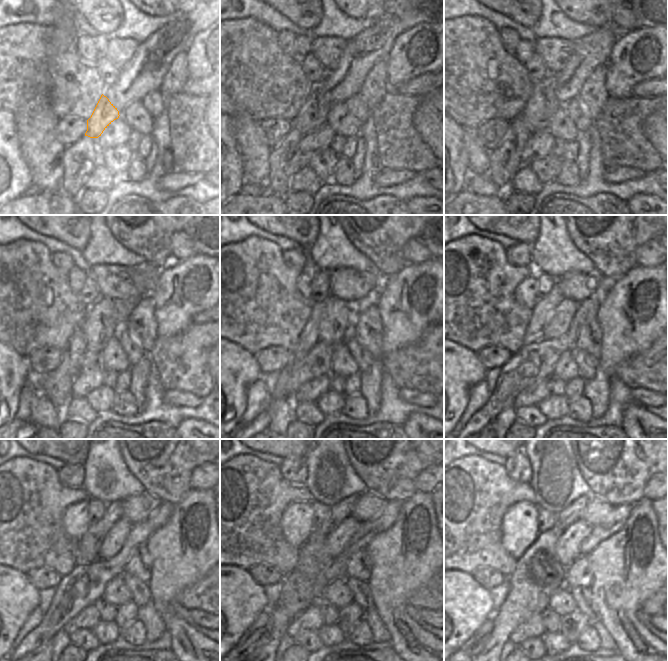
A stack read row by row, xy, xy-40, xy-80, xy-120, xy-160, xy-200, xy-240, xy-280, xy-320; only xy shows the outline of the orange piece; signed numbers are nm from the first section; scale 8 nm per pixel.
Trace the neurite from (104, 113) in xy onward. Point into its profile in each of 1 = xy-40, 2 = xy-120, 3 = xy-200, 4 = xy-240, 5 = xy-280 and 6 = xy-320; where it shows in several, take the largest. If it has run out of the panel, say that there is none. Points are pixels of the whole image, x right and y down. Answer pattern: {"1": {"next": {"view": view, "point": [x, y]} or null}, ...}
{"1": {"next": {"view": "xy-40", "point": [312, 116]}}, "2": {"next": {"view": "xy-120", "point": [102, 323]}}, "3": {"next": {"view": "xy-200", "point": [560, 320]}}, "4": {"next": {"view": "xy-240", "point": [114, 540]}}, "5": {"next": {"view": "xy-280", "point": [337, 541]}}, "6": {"next": {"view": "xy-320", "point": [568, 546]}}}

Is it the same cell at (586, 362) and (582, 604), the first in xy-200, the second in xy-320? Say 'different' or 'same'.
same

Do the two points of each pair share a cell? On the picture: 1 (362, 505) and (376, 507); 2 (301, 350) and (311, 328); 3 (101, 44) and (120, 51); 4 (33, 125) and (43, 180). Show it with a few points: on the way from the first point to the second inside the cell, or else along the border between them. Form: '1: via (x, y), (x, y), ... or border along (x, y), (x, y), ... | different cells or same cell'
1: via (365, 505), (373, 505) | same cell
2: via (304, 345), (310, 333) | same cell
3: via (106, 46), (115, 49) | same cell
4: via (37, 139), (38, 146), (43, 155), (43, 166) | same cell

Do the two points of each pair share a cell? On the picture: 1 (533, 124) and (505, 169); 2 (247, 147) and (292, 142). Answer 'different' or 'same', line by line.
1: different
2: different

